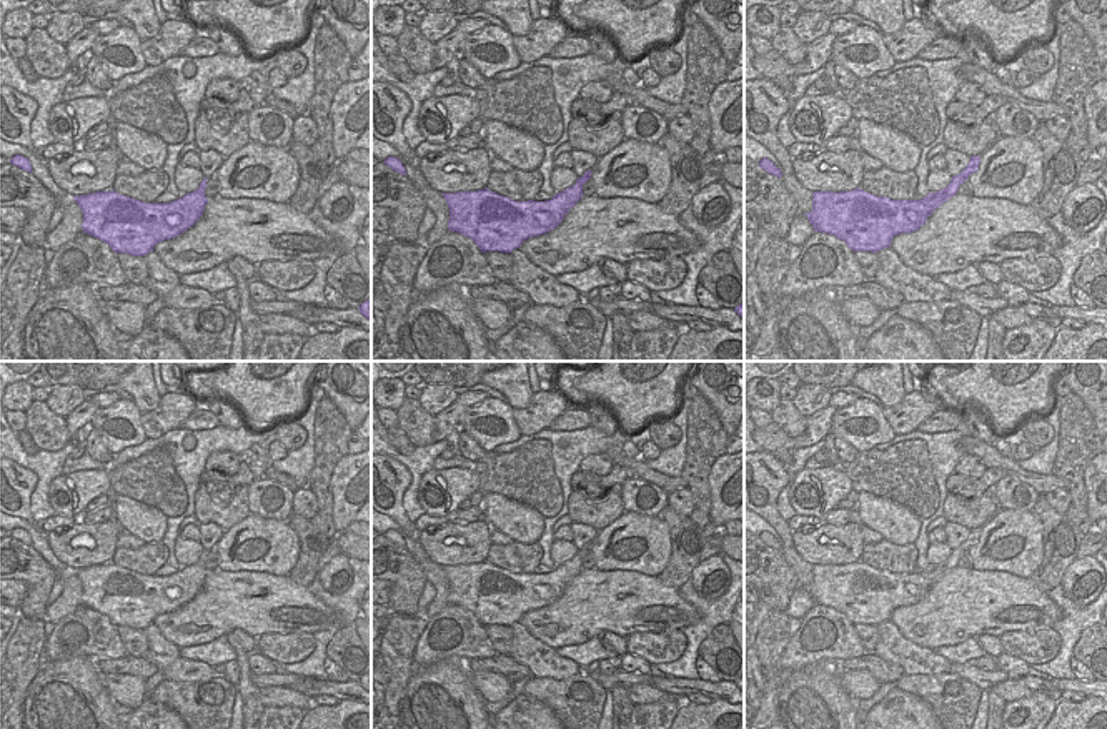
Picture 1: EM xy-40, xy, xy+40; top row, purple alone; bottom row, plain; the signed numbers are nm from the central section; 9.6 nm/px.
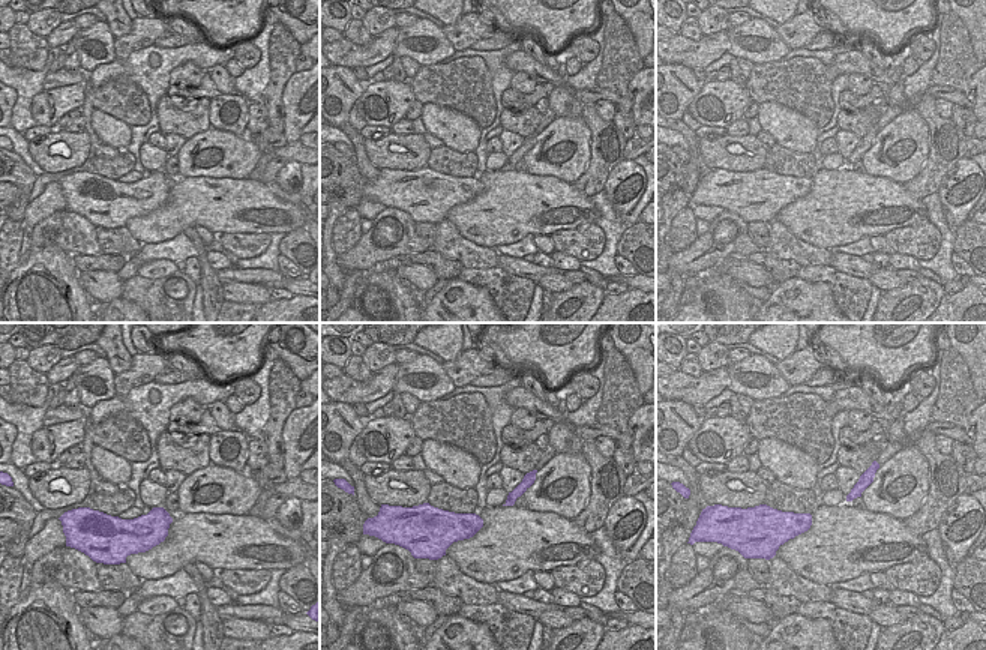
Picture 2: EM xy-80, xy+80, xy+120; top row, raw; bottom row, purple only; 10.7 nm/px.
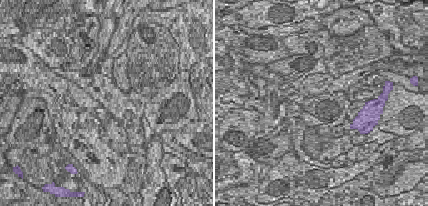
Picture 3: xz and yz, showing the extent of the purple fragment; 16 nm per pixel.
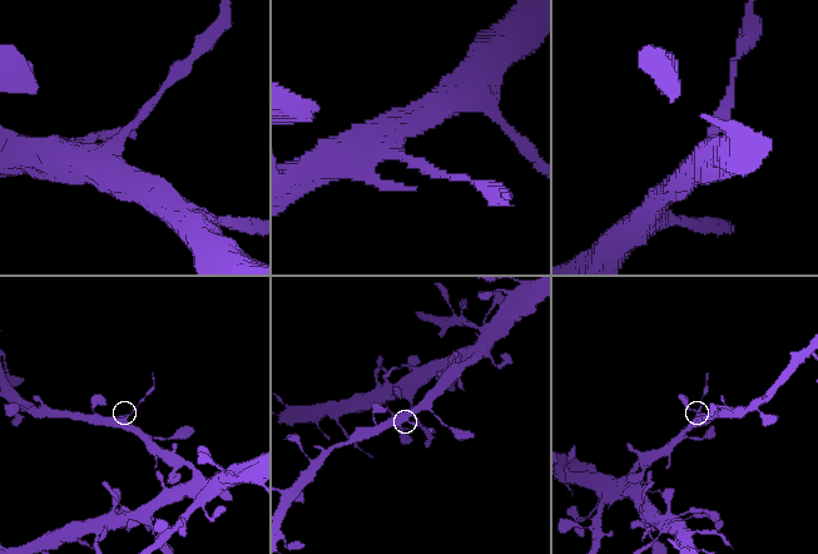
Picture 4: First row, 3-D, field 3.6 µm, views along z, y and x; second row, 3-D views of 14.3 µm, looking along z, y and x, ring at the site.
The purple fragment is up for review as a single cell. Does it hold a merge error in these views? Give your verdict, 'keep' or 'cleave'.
cleave

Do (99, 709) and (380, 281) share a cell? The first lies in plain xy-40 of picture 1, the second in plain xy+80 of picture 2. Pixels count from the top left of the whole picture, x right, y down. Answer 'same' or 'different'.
same

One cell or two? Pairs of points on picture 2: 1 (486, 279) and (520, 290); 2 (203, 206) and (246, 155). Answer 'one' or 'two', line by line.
1: one
2: two

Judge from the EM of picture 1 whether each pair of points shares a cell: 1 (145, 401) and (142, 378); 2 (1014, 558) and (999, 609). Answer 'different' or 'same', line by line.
1: same
2: different

